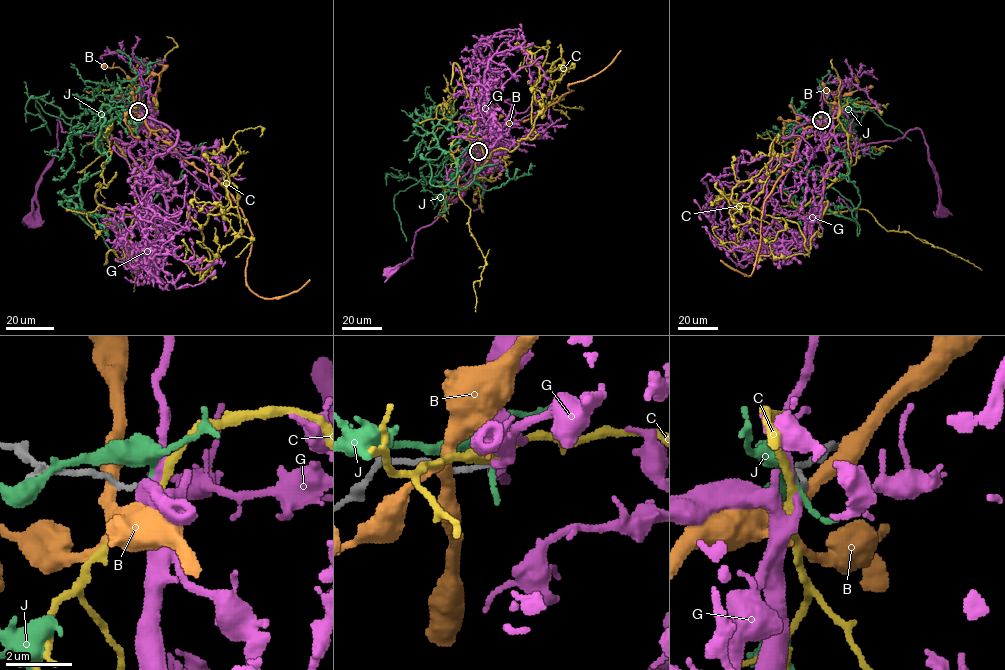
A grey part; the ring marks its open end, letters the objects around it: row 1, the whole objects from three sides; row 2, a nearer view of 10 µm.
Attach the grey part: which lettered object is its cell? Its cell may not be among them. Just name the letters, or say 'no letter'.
C

